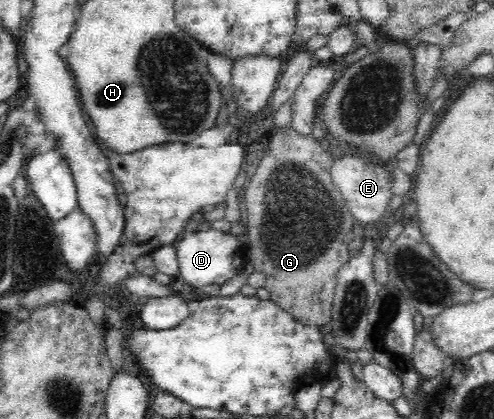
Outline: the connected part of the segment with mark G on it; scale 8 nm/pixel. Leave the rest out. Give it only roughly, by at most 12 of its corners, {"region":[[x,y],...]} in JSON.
{"region":[[273,136],[243,200],[254,270],[332,315],[354,217],[324,138]]}

